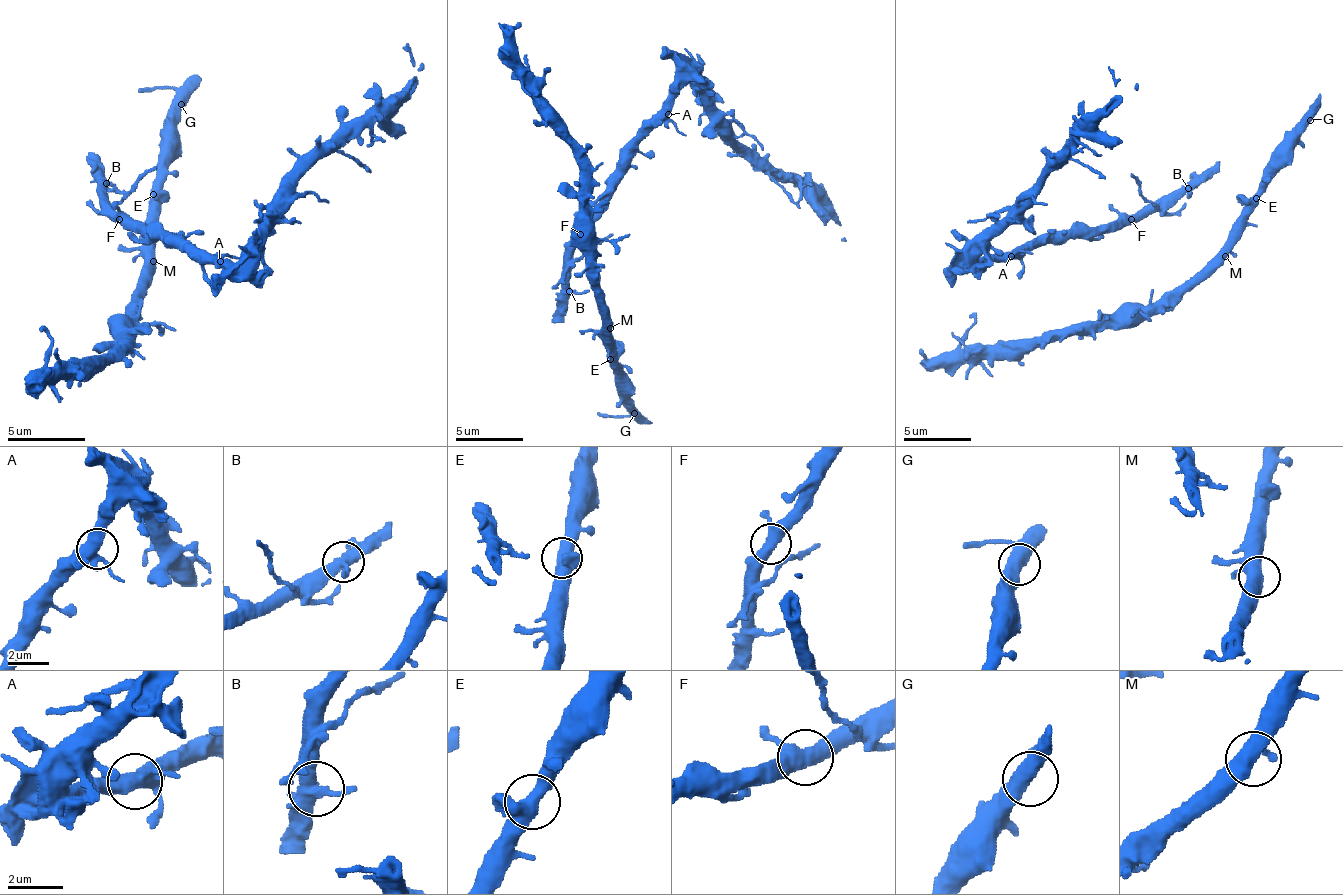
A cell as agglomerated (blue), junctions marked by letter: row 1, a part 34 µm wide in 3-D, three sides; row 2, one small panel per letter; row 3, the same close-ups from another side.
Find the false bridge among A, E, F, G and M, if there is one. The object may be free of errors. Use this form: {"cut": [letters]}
{"cut": []}

